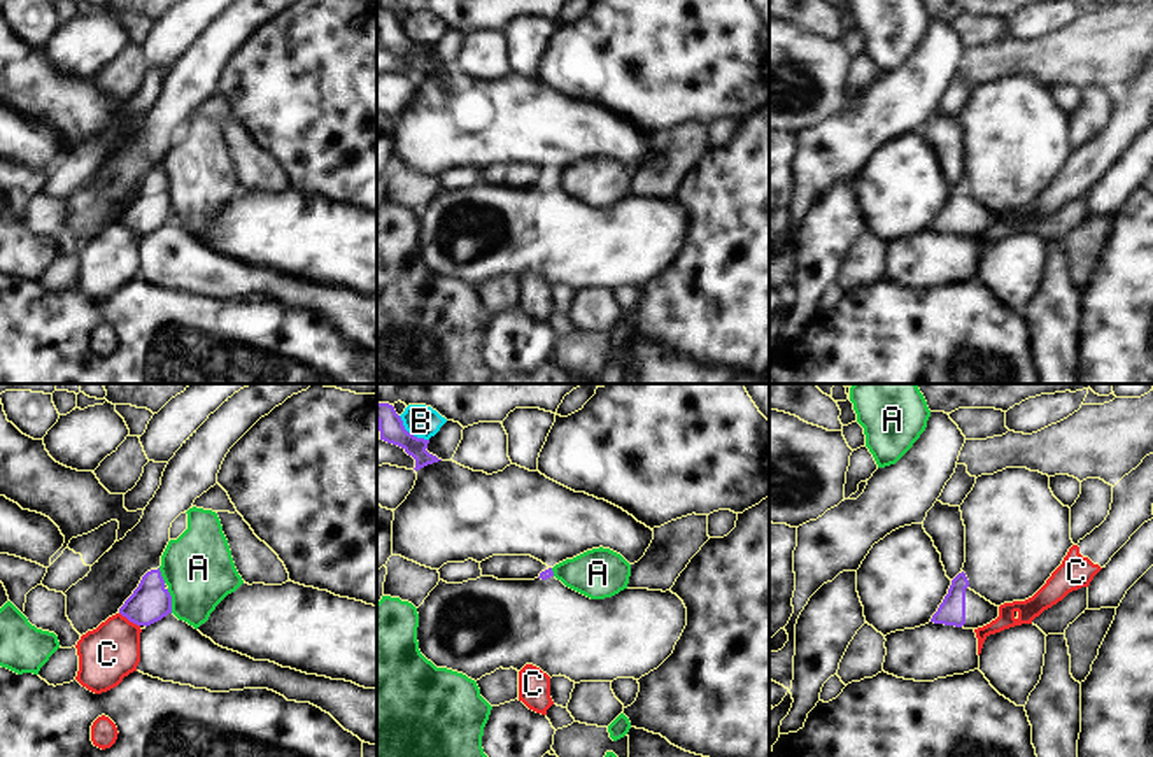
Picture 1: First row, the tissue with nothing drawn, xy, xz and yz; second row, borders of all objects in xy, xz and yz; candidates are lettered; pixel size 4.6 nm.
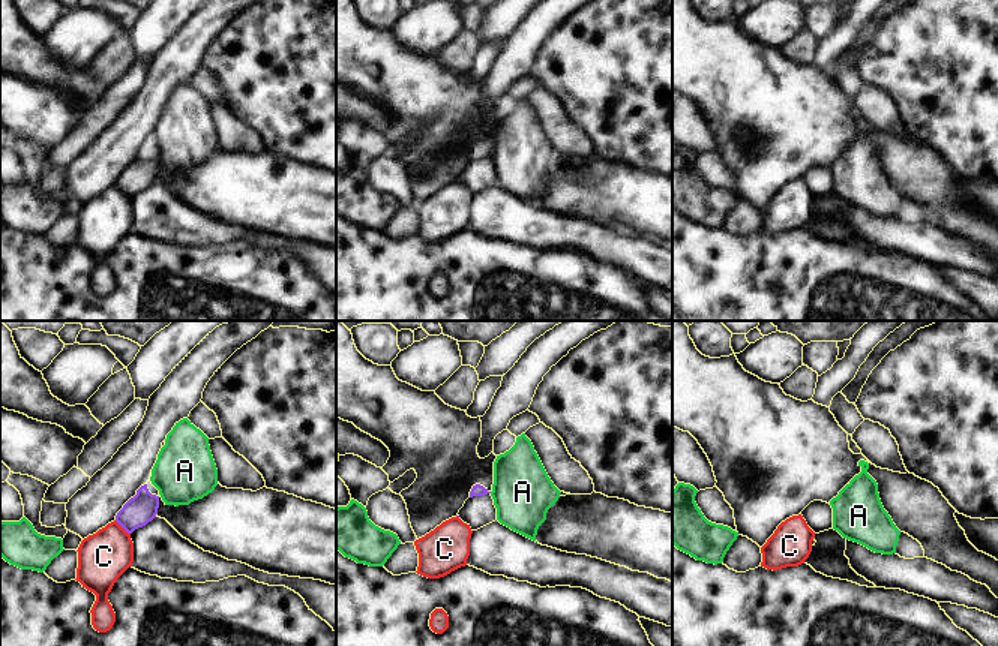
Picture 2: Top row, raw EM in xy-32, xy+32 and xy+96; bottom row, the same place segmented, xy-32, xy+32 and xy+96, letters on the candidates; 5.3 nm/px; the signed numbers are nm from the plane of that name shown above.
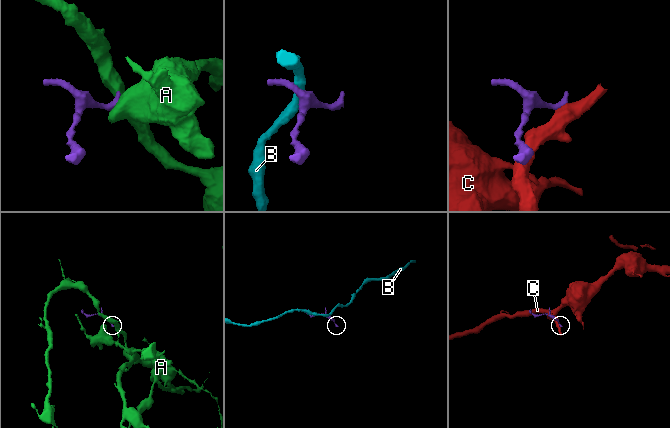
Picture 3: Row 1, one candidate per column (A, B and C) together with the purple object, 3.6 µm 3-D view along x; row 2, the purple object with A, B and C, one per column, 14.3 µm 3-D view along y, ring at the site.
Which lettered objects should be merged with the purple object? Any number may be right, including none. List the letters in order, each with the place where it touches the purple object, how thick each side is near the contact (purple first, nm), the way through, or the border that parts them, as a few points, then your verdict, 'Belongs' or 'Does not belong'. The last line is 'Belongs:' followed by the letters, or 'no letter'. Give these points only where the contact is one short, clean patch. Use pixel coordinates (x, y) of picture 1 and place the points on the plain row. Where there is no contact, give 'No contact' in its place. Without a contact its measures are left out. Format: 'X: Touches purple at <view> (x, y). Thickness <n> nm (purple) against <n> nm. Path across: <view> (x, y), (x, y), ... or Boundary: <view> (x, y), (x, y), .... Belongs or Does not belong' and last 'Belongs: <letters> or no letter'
A: Touches purple at xy (170, 209). Thickness 180 nm (purple) against 320 nm. Boundary: xy (167, 197), (172, 207), (172, 219). Does not belong
B: Touches purple at xz (410, 41). Thickness 120 nm (purple) against 150 nm. Does not belong
C: Touches purple at xy (130, 228). Thickness 180 nm (purple) against 260 nm. Boundary: xy (120, 219), (139, 233). Does not belong
Belongs: no letter.

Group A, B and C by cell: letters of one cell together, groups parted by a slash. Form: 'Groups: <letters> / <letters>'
Groups: A / B / C.

